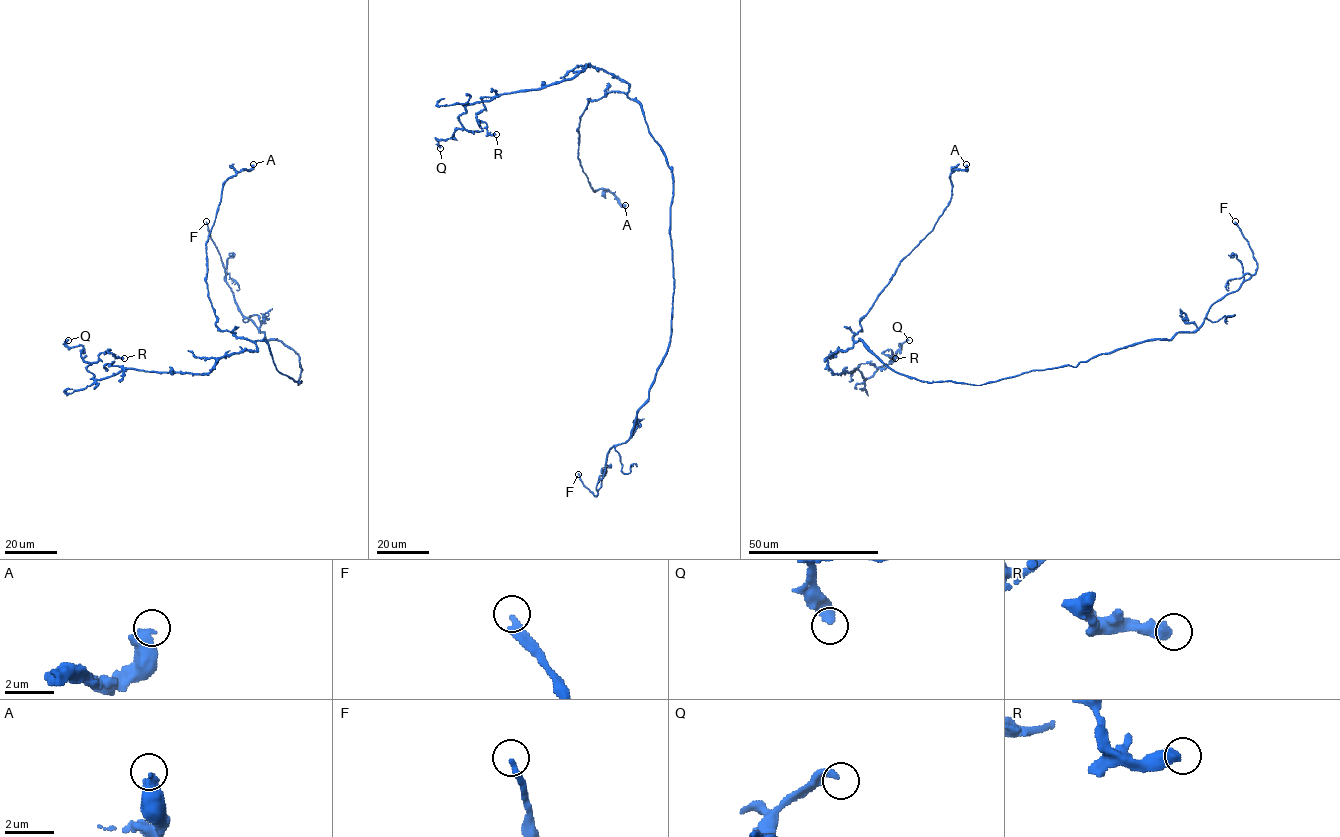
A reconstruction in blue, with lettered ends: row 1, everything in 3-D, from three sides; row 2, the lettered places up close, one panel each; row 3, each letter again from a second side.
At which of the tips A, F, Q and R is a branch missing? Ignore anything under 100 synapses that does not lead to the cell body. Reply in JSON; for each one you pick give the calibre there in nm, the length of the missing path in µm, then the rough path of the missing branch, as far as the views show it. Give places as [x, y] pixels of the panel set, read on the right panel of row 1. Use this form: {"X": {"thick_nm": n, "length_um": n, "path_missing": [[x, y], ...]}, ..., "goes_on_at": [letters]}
{"F": {"thick_nm": 280, "length_um": 10, "path_missing": [[1235, 221], [1226, 215], [1226, 207], [1220, 202]]}, "goes_on_at": ["F"]}

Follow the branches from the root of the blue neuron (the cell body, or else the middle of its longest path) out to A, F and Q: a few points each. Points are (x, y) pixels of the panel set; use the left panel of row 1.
A: (300, 382), (276, 369), (264, 340), (252, 341), (220, 330), (208, 298), (206, 242), (222, 185), (253, 164)
F: (300, 382), (299, 356), (280, 340), (266, 339), (242, 314), (224, 280), (223, 263), (206, 221)
Q: (300, 382), (276, 369), (264, 340), (206, 373), (99, 379), (68, 340)

